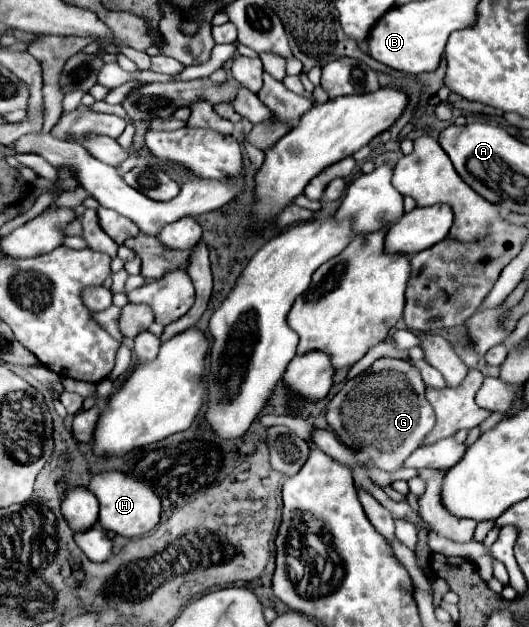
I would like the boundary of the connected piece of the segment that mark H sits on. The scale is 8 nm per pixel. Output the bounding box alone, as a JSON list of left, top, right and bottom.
[89,472,161,538]

